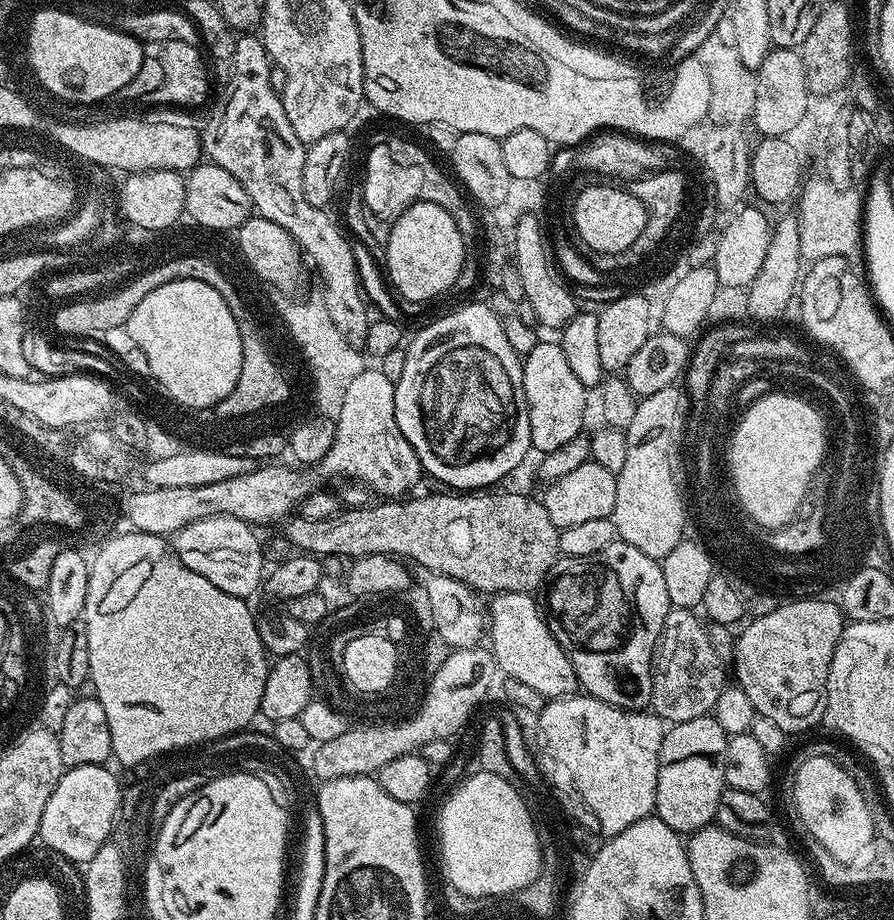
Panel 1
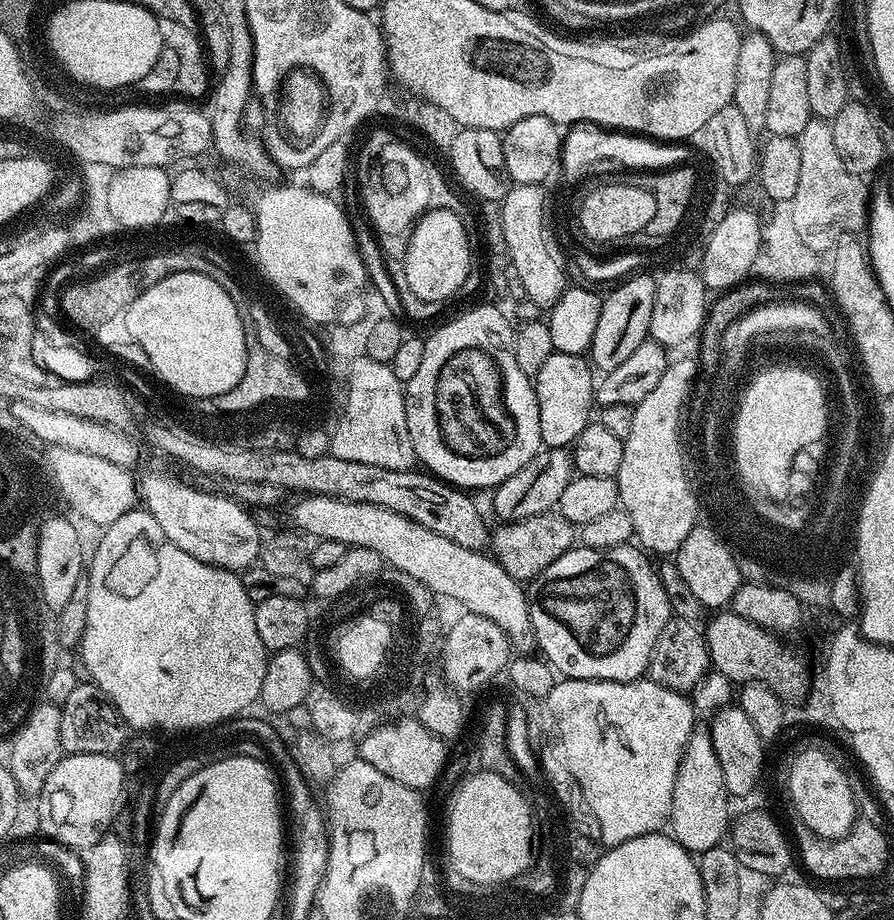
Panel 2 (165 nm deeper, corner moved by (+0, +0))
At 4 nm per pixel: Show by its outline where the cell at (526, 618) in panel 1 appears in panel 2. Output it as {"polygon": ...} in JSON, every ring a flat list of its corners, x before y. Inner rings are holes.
{"polygon":[[311,494,301,495,297,500,300,501,292,508,292,520,305,537,333,540,349,549,374,550,389,569,397,568,397,573,424,584,437,597,457,600,464,612,473,612,494,622,494,626,508,635,513,649,528,654,536,648,525,585,510,578,487,551,466,550,466,546,458,546,458,542,442,538,442,534,434,534,434,530,426,530,426,526,382,506]]}

